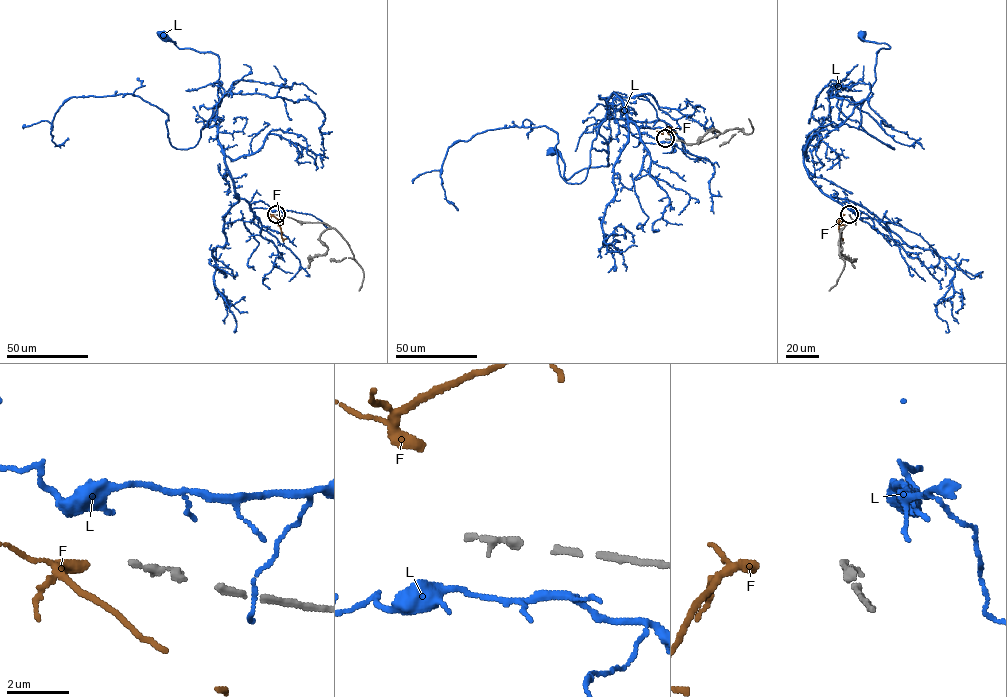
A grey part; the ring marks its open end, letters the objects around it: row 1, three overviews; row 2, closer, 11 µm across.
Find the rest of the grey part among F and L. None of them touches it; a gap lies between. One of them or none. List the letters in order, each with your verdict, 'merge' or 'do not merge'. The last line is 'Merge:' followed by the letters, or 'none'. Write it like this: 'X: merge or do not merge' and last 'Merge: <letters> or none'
F: do not merge
L: do not merge
Merge: none

